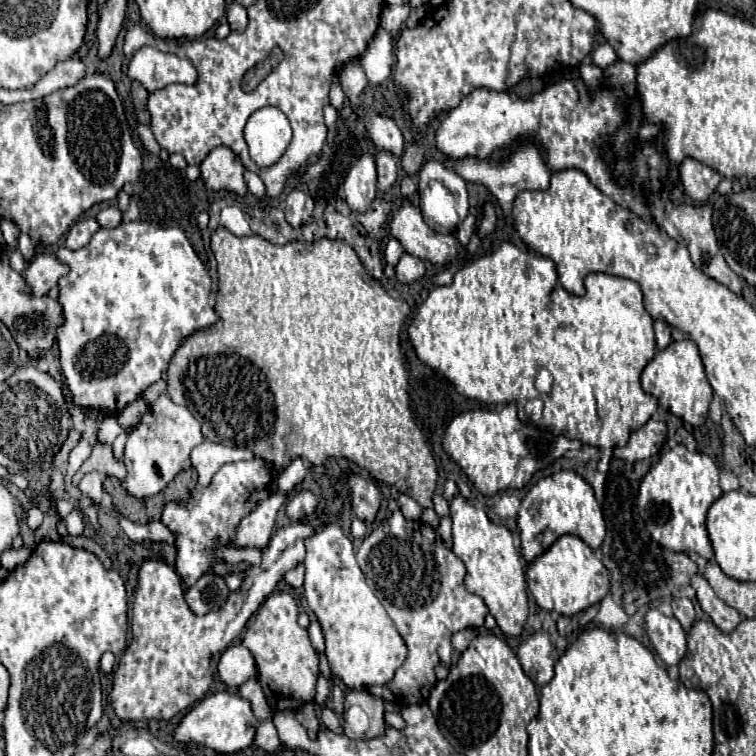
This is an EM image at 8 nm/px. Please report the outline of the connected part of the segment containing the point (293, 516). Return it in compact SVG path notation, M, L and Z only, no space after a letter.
M299 491L287 499L285 515L289 521L303 521L305 517L313 515L317 507L317 499L311 491Z

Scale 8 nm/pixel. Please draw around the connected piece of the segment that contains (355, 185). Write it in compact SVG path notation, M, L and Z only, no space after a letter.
M365 153L357 159L357 163L349 169L343 191L345 201L353 211L369 211L371 203L375 199L375 183L377 183L377 171L375 171L375 157Z

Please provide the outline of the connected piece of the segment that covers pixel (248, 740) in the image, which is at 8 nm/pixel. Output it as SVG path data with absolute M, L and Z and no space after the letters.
M221 691L221 693L211 693L199 701L179 723L175 729L175 739L181 743L199 743L205 745L221 755L233 755L237 751L243 751L255 743L255 733L257 733L257 717L253 715L251 703L237 693L231 691Z

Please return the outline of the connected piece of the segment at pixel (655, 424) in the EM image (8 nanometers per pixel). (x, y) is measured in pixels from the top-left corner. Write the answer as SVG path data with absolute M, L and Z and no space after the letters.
M649 419L643 427L631 431L631 437L625 447L615 447L613 457L619 457L623 461L649 459L661 449L665 441L665 433L667 433L667 427L663 421Z

